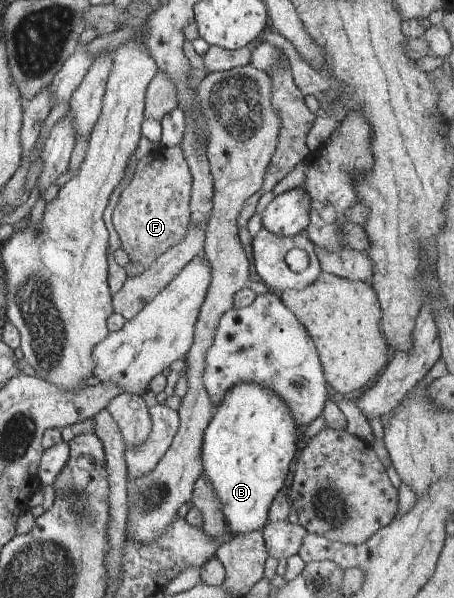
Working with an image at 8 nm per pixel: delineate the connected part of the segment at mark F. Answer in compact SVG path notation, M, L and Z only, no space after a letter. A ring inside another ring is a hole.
M156 145L135 163L133 176L121 189L117 202L111 211L111 224L117 233L119 245L129 257L130 262L149 268L157 257L168 248L176 245L187 232L189 226L189 195L191 192L191 175L183 158L180 146L166 147Z

